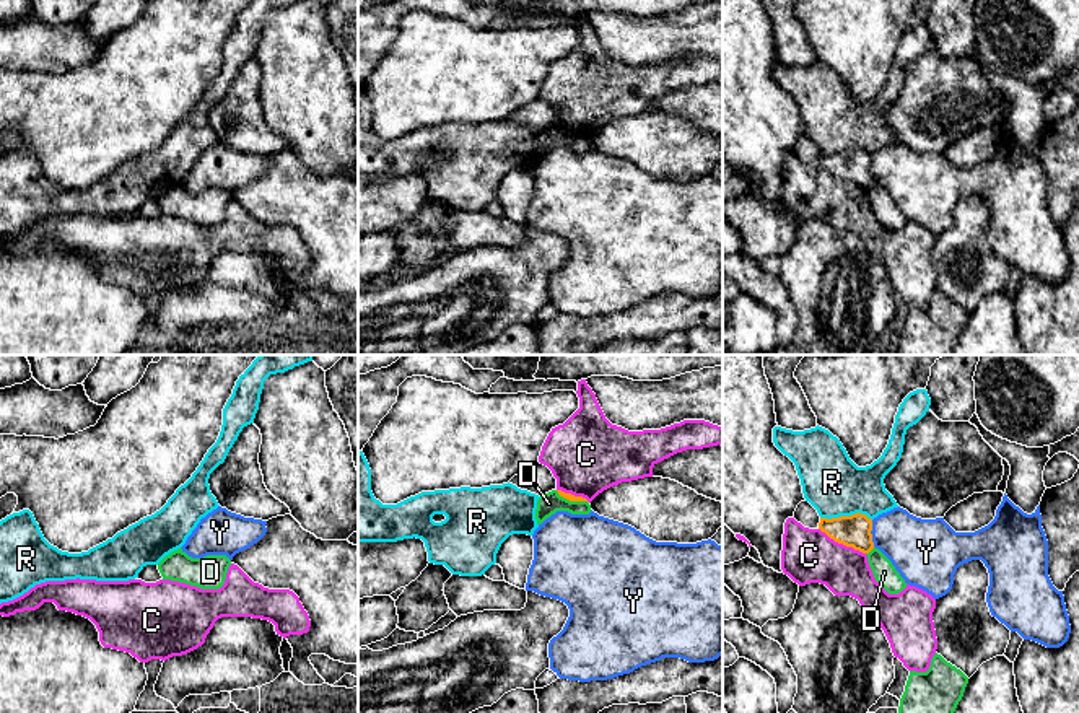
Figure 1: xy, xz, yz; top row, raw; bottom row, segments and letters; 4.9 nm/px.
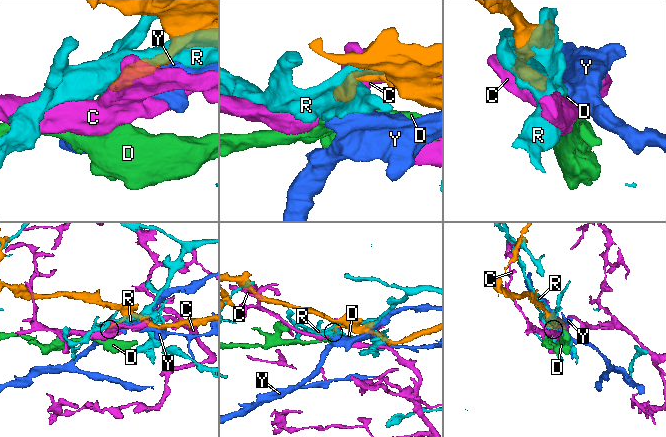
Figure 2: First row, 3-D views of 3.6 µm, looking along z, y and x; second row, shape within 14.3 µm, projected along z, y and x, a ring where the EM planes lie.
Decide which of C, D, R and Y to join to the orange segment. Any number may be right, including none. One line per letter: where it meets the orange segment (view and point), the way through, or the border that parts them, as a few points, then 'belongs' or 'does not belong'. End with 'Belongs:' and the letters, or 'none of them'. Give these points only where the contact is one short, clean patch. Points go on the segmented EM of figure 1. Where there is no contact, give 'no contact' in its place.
C: contact yz (842, 542); does not belong
D: contact xz (572, 500); border xz (555, 490), (570, 500), (585, 500), (588, 503); does not belong
R: contact yz (847, 516); does not belong
Y: contact yz (869, 533); does not belong
Belongs: none of them

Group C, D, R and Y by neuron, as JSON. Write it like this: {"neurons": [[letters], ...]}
{"neurons": [["C"], ["D"], ["R"], ["Y"]]}

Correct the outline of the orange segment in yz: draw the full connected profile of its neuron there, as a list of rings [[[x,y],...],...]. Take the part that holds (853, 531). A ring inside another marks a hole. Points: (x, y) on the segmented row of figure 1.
[[[856,513],[840,518],[820,518],[819,529],[830,539],[846,547],[853,547],[863,553],[869,553],[874,549],[872,542],[872,519],[866,514]]]

